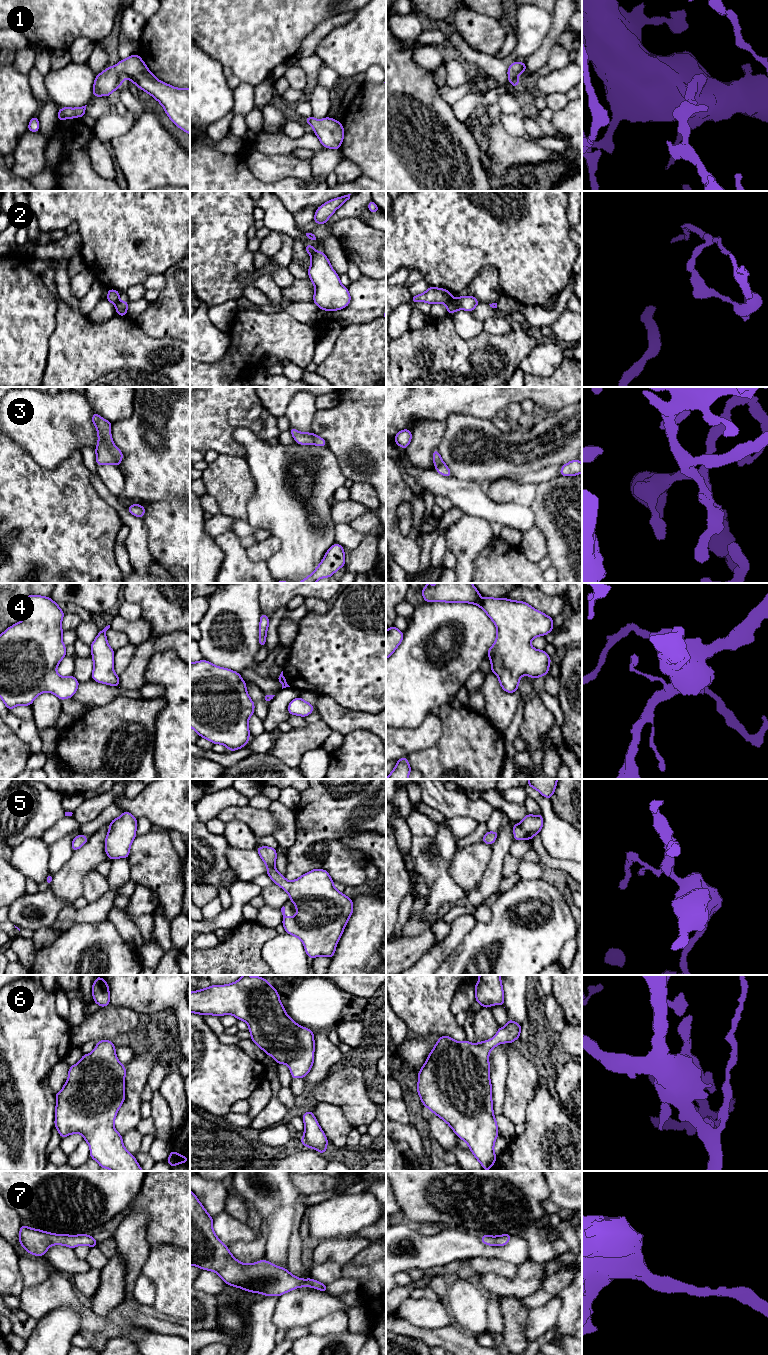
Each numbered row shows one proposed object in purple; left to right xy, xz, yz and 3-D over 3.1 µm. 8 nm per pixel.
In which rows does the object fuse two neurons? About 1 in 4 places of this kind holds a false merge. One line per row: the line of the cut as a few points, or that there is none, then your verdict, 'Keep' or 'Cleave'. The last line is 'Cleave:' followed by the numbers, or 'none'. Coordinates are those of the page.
1: No split. Keep
2: Split along yz (453, 298), (446, 304). Cleave
3: No split. Keep
4: No split. Keep
5: No split. Keep
6: No split. Keep
7: No split. Keep
Cleave: 2

